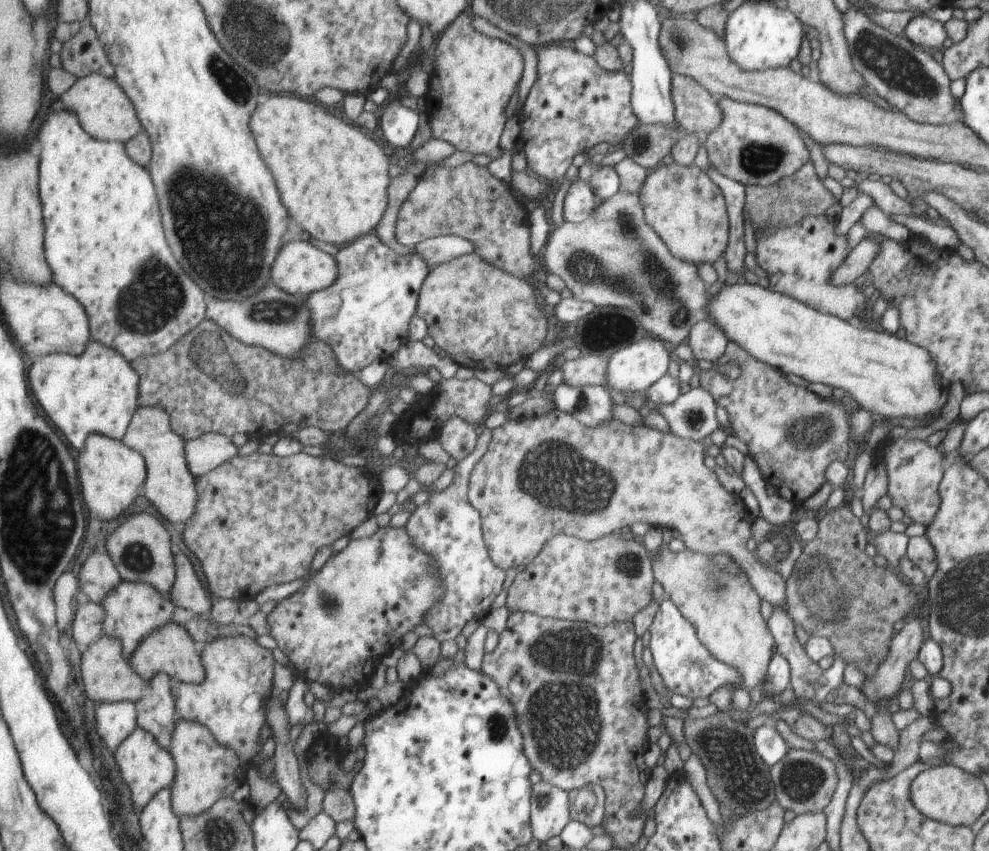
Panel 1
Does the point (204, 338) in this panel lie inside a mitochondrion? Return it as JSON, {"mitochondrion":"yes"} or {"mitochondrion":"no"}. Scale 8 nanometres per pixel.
{"mitochondrion":"yes"}

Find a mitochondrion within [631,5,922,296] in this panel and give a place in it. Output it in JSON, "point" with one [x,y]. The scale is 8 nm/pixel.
{"point":[757,160]}

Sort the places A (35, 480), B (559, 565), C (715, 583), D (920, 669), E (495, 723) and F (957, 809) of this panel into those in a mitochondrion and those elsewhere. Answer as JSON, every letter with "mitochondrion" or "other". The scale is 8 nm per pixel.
{"A":"mitochondrion","B":"other","C":"mitochondrion","D":"other","E":"mitochondrion","F":"other"}

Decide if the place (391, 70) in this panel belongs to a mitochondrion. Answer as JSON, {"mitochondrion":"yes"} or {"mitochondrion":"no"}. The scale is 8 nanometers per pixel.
{"mitochondrion":"no"}

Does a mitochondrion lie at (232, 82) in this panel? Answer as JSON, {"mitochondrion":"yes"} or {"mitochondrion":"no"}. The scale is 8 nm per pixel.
{"mitochondrion":"yes"}

